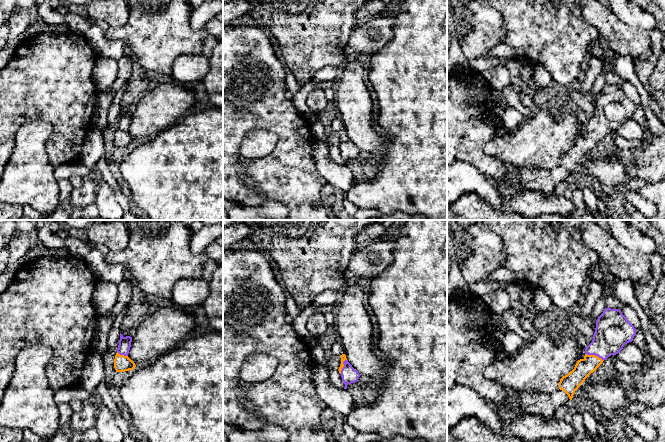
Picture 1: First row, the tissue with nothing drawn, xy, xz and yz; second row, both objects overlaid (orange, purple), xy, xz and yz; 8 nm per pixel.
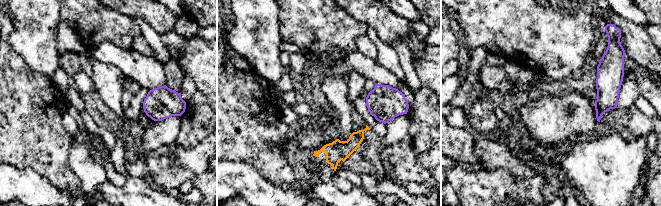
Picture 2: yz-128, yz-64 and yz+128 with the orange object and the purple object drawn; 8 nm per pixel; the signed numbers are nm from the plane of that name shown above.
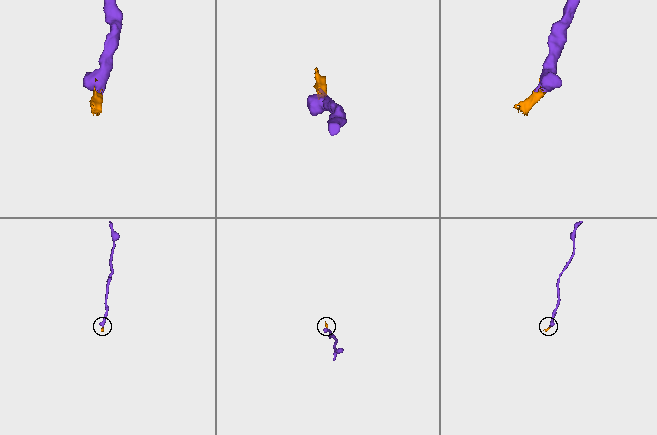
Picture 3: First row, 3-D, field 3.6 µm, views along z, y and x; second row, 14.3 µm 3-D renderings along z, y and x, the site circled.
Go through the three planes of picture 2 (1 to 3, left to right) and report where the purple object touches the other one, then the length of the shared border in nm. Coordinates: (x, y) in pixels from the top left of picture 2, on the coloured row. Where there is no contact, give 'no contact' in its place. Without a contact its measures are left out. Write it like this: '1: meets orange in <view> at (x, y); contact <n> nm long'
1: no contact
2: no contact
3: no contact

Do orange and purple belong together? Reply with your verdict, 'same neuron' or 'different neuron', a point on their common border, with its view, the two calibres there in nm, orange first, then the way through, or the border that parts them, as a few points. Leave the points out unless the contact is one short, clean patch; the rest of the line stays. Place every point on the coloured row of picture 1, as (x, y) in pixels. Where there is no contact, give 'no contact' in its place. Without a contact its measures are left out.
same neuron; meets orange in yz at (594, 355); 140 nm thick on the orange side, 280 nm on the other; runs through yz (584, 367), (594, 355), (609, 339), (613, 331)

